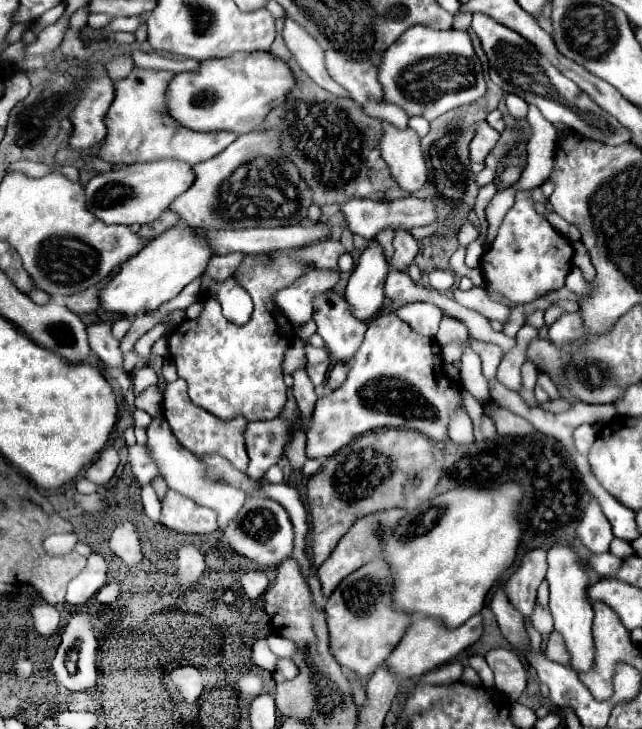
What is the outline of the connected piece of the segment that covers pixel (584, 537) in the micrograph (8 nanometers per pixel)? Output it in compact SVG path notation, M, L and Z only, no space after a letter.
M594 498L586 504L584 514L578 520L576 536L582 540L582 544L590 552L606 552L610 540L614 538L614 534L610 530L610 524L600 510L600 504Z

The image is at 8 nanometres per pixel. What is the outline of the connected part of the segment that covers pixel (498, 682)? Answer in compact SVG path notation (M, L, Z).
M498 648L486 654L486 662L494 672L494 688L514 704L526 690L526 668L518 654Z

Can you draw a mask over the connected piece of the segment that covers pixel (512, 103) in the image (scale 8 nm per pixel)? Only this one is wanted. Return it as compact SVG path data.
M506 94L506 110L518 124L522 124L526 118L526 112L528 112L528 104L520 96Z

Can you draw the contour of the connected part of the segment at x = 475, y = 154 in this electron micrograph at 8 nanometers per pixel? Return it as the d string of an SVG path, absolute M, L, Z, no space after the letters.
M486 122L476 124L476 136L470 142L470 158L472 162L484 162L486 156L492 152L492 148L498 144L500 134L492 130Z

